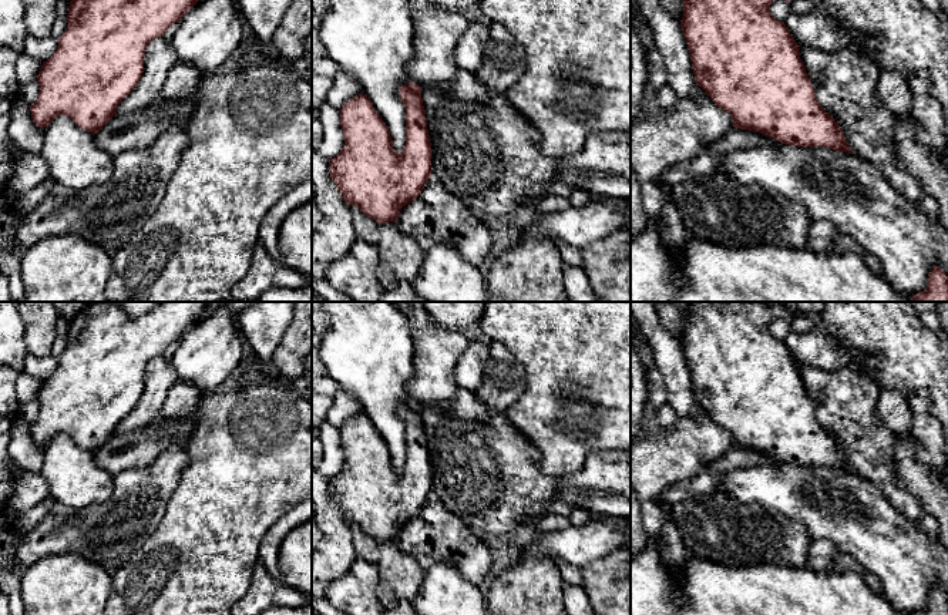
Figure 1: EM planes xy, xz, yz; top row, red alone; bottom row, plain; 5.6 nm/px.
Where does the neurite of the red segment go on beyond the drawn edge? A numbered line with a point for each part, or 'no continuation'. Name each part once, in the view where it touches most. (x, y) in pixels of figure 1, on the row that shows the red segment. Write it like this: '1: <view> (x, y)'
no continuation

